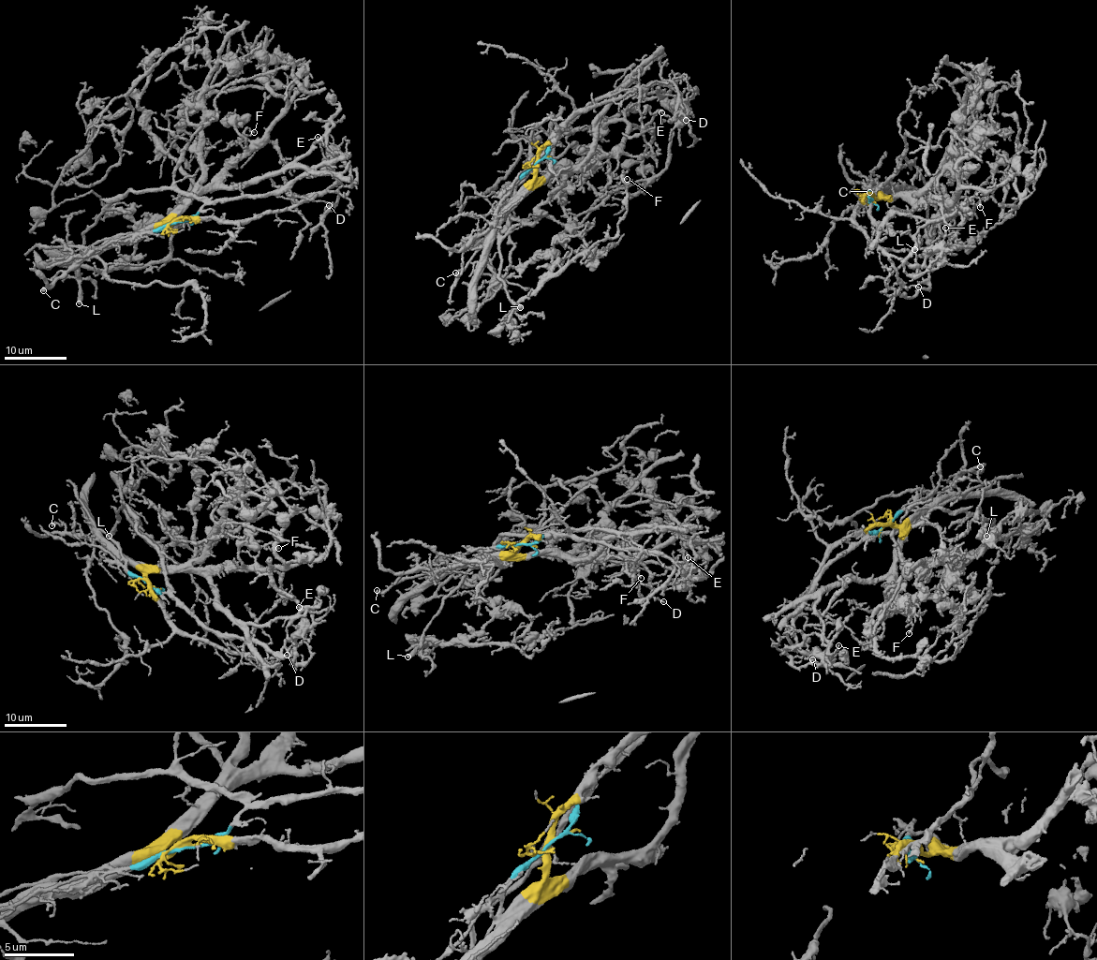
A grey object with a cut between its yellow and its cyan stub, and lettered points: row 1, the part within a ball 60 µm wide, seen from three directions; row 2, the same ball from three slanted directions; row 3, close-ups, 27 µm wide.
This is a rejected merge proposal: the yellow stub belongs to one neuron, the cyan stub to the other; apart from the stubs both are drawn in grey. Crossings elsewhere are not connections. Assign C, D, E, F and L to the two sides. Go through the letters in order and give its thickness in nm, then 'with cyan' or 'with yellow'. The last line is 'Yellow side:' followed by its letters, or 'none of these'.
C: 240 nm | with yellow
D: 110 nm | with yellow
E: 120 nm | with yellow
F: 170 nm | with yellow
L: 420 nm | with cyan
Yellow side: C, D, E, F

